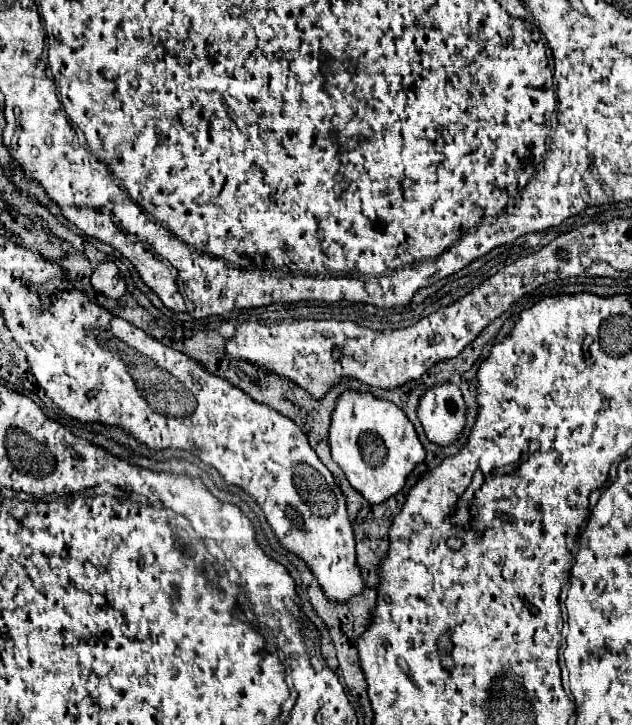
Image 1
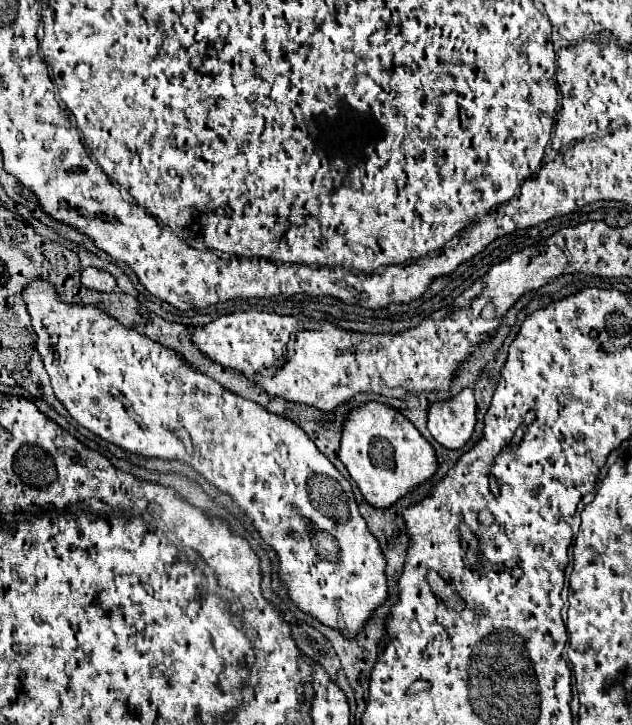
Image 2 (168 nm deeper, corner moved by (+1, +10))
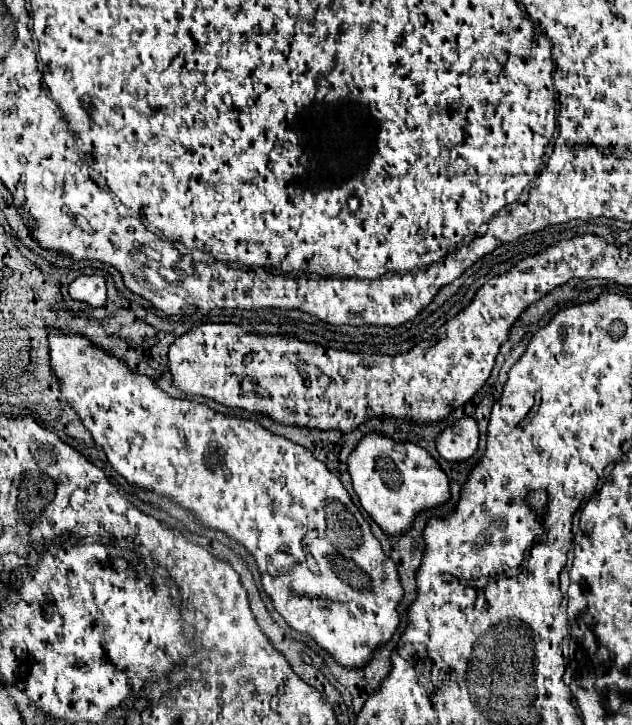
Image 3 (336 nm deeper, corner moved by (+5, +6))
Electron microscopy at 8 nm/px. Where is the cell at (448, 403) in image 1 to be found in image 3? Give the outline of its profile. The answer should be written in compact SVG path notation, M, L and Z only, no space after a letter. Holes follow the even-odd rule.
M472 416L460 418L454 426L436 436L436 448L444 460L460 462L470 458L478 448L478 424Z

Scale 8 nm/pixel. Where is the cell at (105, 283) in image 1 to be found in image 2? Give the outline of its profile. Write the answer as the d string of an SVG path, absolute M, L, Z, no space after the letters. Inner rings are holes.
M84 268L80 282L86 288L98 290L98 292L112 292L116 286L116 278L104 270L98 270L98 268Z

